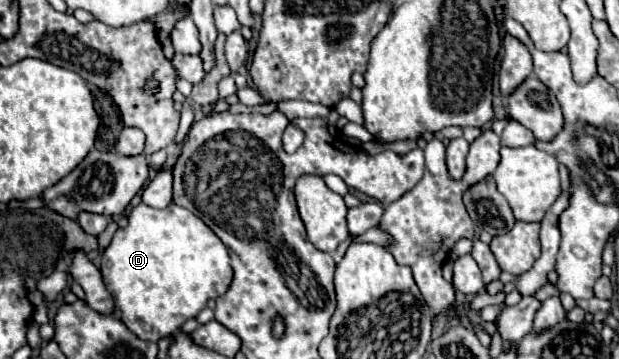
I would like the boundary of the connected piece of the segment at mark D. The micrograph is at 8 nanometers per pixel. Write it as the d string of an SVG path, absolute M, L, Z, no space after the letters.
M139 203L129 213L127 229L117 229L109 247L103 251L101 275L107 291L115 299L117 317L139 339L157 343L161 337L173 335L187 319L197 317L197 313L207 305L209 299L217 299L219 295L223 295L233 279L233 269L229 265L227 247L191 211L177 207L175 203L165 209L155 209Z

